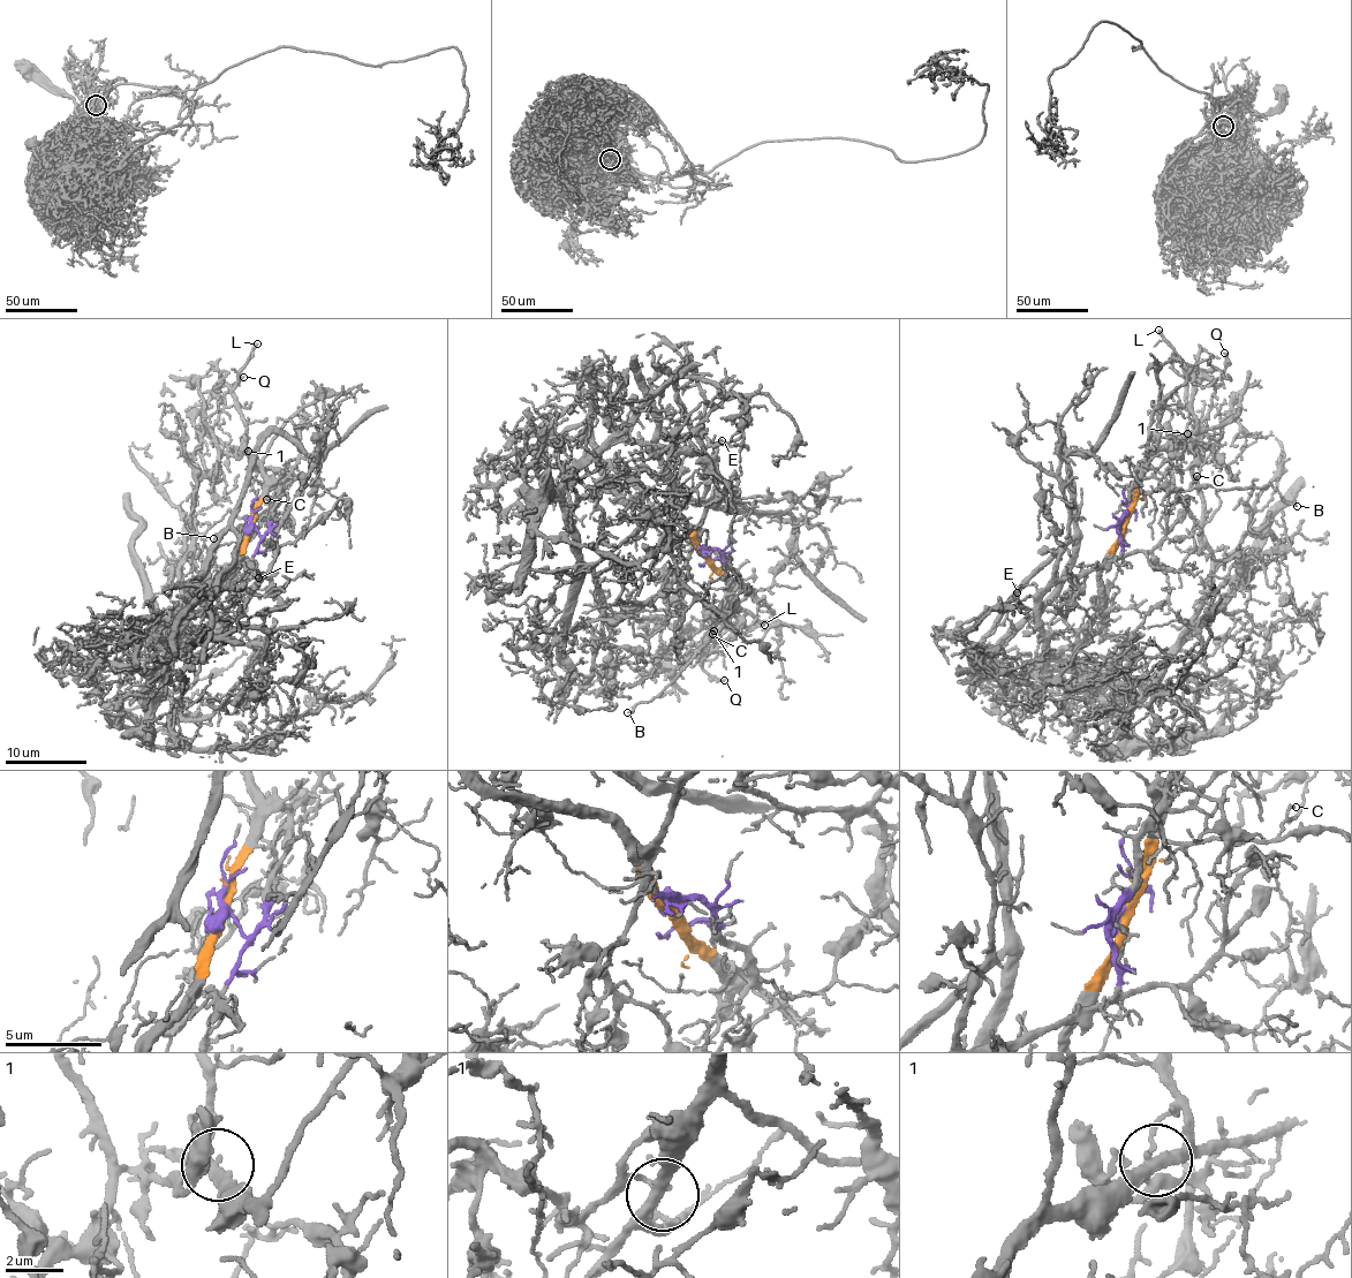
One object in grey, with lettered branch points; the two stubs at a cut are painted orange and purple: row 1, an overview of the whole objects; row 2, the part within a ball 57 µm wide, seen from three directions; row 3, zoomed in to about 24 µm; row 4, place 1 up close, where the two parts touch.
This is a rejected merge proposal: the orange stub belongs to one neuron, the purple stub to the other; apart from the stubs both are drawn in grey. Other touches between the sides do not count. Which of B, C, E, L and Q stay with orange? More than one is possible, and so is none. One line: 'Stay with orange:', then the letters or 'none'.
Stay with orange: B, C, L

